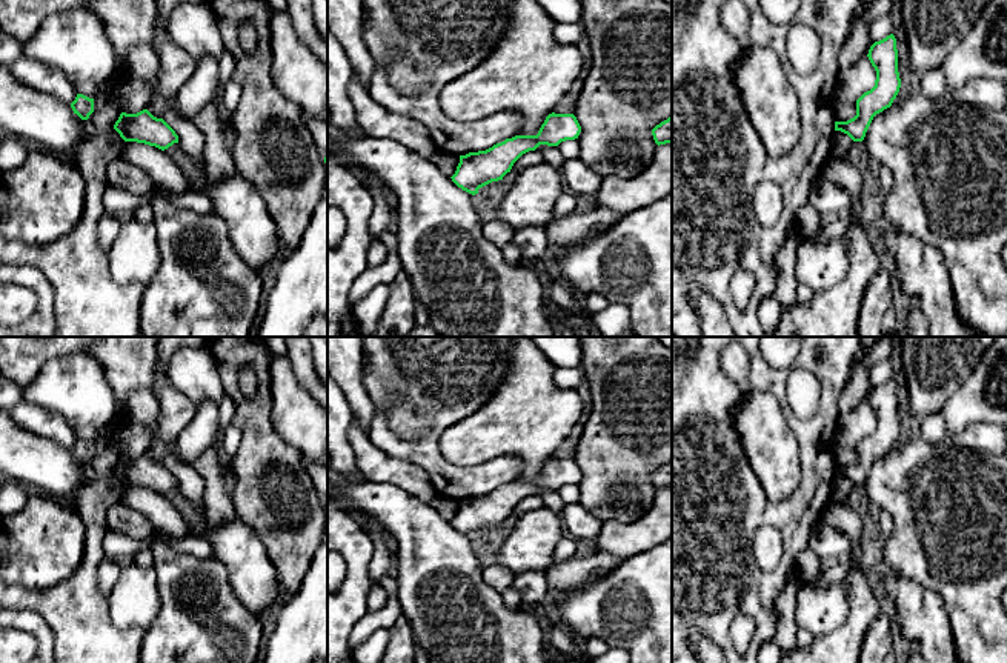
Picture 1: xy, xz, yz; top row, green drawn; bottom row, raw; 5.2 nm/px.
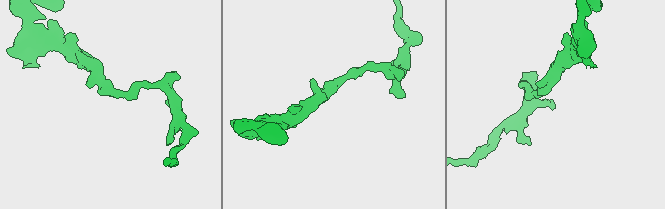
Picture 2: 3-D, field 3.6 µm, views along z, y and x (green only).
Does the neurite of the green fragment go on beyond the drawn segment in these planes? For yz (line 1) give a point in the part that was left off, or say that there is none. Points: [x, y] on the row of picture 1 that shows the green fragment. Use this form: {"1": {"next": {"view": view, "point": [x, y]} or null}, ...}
{"1": {"next": null}}

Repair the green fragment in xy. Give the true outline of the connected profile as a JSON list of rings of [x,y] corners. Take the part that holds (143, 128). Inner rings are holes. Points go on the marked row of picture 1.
[[[148,109],[137,114],[121,112],[114,129],[125,142],[145,143],[161,151],[178,143],[175,131],[163,118],[154,117]]]

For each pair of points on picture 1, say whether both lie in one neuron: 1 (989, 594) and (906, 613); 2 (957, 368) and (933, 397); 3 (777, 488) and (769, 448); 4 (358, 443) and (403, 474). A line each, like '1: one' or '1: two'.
1: two
2: one
3: one
4: one

